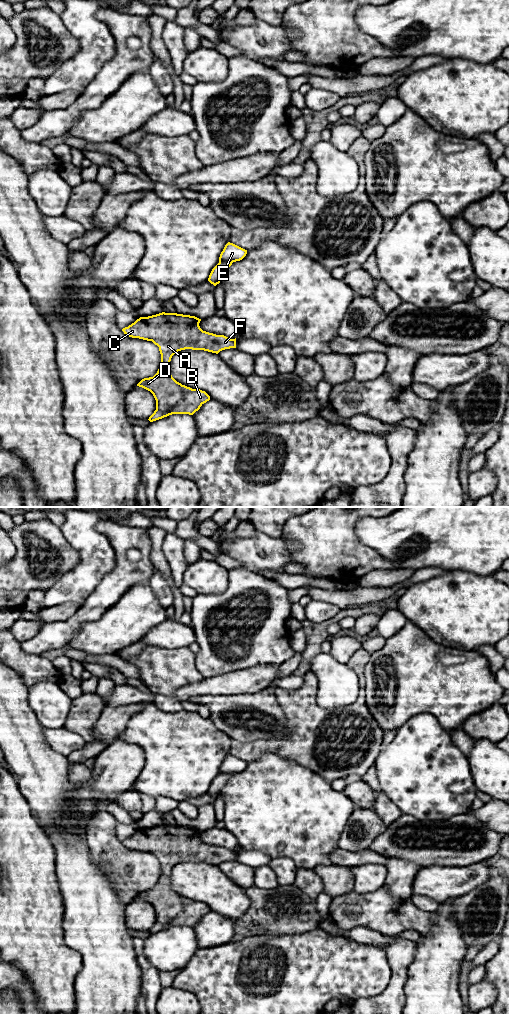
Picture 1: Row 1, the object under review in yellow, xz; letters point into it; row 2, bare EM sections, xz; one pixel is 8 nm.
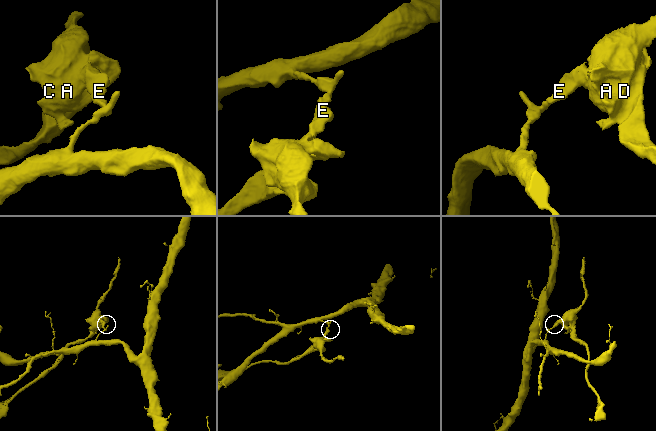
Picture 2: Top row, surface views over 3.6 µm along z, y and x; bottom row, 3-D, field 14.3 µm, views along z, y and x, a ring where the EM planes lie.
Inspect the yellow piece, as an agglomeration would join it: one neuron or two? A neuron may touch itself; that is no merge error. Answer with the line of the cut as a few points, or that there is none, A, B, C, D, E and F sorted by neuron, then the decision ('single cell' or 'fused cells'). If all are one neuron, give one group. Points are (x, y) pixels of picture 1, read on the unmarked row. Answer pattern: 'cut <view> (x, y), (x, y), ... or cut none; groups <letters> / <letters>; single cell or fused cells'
cut xz (219, 773), (232, 774); groups A B C D F / E; fused cells

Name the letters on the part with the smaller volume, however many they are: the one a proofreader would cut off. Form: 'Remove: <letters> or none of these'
Remove: A, B, C, D, F

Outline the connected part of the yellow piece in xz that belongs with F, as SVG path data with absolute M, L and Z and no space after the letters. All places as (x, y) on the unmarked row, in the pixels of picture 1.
M162 824L140 829L122 841L129 849L152 853L159 859L161 876L157 885L137 896L150 903L156 912L156 922L148 931L150 934L172 926L193 927L210 912L205 903L182 897L172 889L169 878L176 864L192 861L218 866L222 862L236 860L236 850L203 843L200 833L195 828Z

